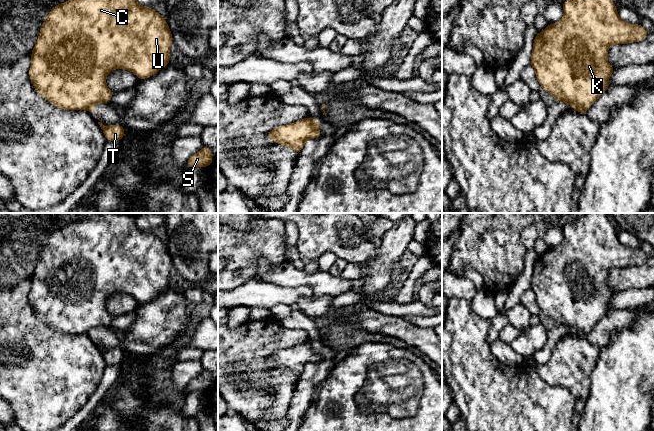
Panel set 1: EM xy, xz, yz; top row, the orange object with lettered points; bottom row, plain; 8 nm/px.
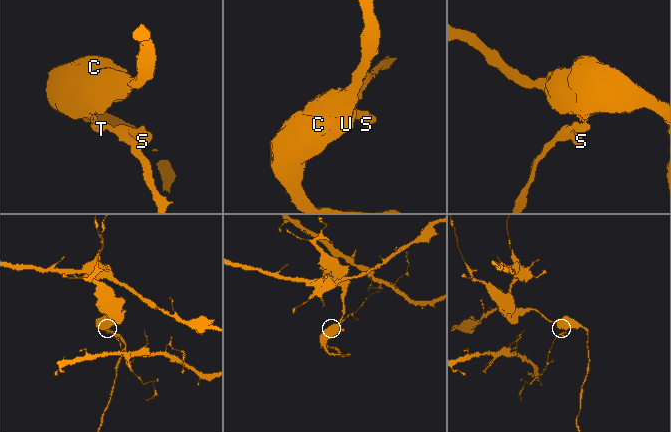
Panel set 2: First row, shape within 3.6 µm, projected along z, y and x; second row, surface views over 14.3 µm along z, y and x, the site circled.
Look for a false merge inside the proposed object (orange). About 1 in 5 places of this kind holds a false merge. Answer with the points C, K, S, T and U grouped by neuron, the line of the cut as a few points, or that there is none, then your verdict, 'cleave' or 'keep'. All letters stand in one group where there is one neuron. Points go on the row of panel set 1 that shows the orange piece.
C K U / S T | yz (574, 104), (586, 110) | cleave

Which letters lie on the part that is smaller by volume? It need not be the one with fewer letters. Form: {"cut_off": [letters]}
{"cut_off": ["S", "T"]}

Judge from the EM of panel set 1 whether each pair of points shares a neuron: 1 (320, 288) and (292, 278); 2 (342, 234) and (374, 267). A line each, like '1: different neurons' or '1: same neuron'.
1: same neuron
2: different neurons

